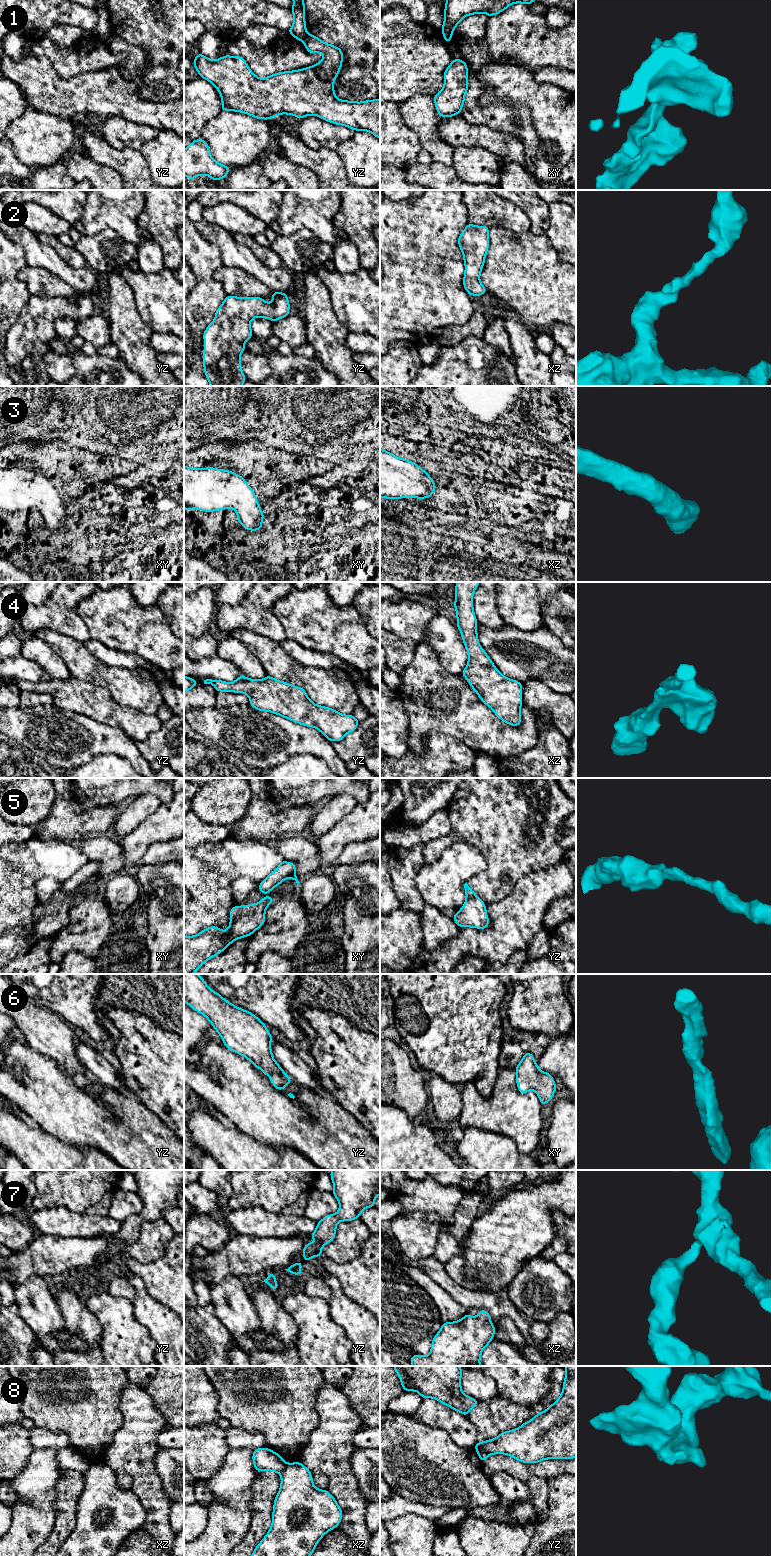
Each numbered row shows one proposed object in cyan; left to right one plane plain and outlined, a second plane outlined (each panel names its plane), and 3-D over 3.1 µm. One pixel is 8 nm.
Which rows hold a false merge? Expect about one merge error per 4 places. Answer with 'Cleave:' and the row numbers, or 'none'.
Cleave: 1, 8

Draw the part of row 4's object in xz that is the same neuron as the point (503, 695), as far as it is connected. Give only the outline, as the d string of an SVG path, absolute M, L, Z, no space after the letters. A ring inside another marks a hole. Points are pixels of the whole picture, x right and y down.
M456 582L456 600L453 603L457 615L456 625L461 631L462 640L468 652L468 664L461 674L467 679L481 701L490 707L498 718L512 726L519 726L521 723L522 683L503 676L478 642L476 631L478 622L473 610L472 598L479 583Z

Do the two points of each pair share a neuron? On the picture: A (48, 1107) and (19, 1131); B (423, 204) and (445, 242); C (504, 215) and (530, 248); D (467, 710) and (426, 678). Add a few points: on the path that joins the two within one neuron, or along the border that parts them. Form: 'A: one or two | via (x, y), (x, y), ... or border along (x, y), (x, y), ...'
A: two | border along (38, 1124), (45, 1131), (58, 1137)
B: one | via (429, 213), (429, 226), (436, 233)
C: two | border along (494, 226), (502, 226), (514, 232), (528, 231)
D: one | via (457, 706), (436, 685)

